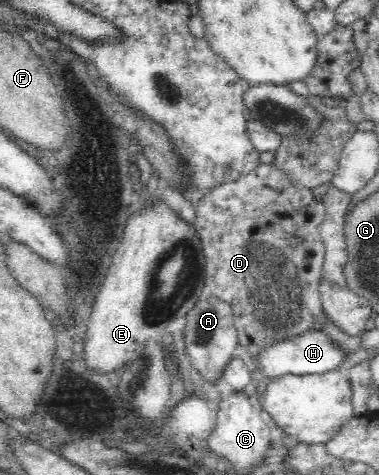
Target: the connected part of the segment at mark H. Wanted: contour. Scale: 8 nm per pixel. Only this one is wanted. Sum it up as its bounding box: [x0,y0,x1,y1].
[255,328,349,379]

